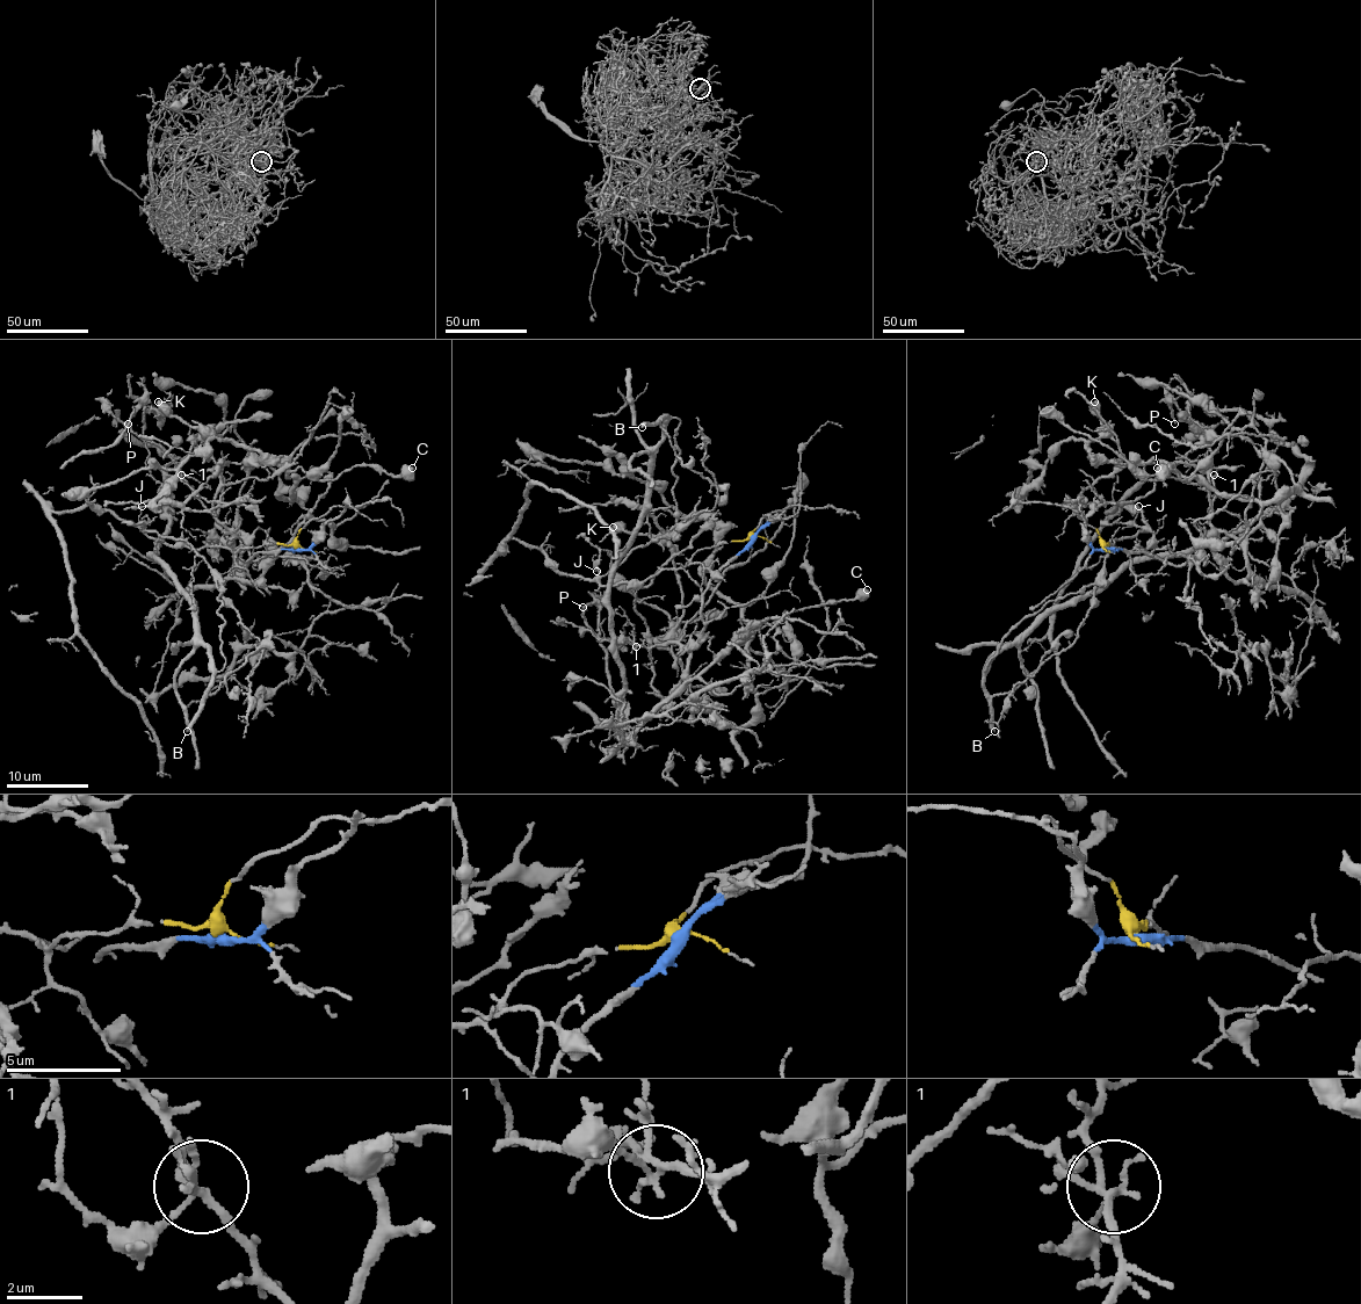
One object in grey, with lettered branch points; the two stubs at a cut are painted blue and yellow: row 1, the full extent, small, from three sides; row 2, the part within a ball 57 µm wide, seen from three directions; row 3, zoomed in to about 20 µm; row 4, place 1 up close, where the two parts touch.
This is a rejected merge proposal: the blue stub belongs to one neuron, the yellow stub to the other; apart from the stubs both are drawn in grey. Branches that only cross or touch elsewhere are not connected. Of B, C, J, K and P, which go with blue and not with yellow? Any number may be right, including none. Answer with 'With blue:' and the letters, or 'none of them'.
With blue: C, K, P

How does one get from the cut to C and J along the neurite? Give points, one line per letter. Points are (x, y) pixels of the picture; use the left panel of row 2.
C: (298, 549), (246, 565), (197, 436), (232, 426), (299, 501), (304, 477), (413, 466)
J: (298, 547), (275, 543), (234, 553), (229, 547), (166, 544), (139, 524), (142, 506)

